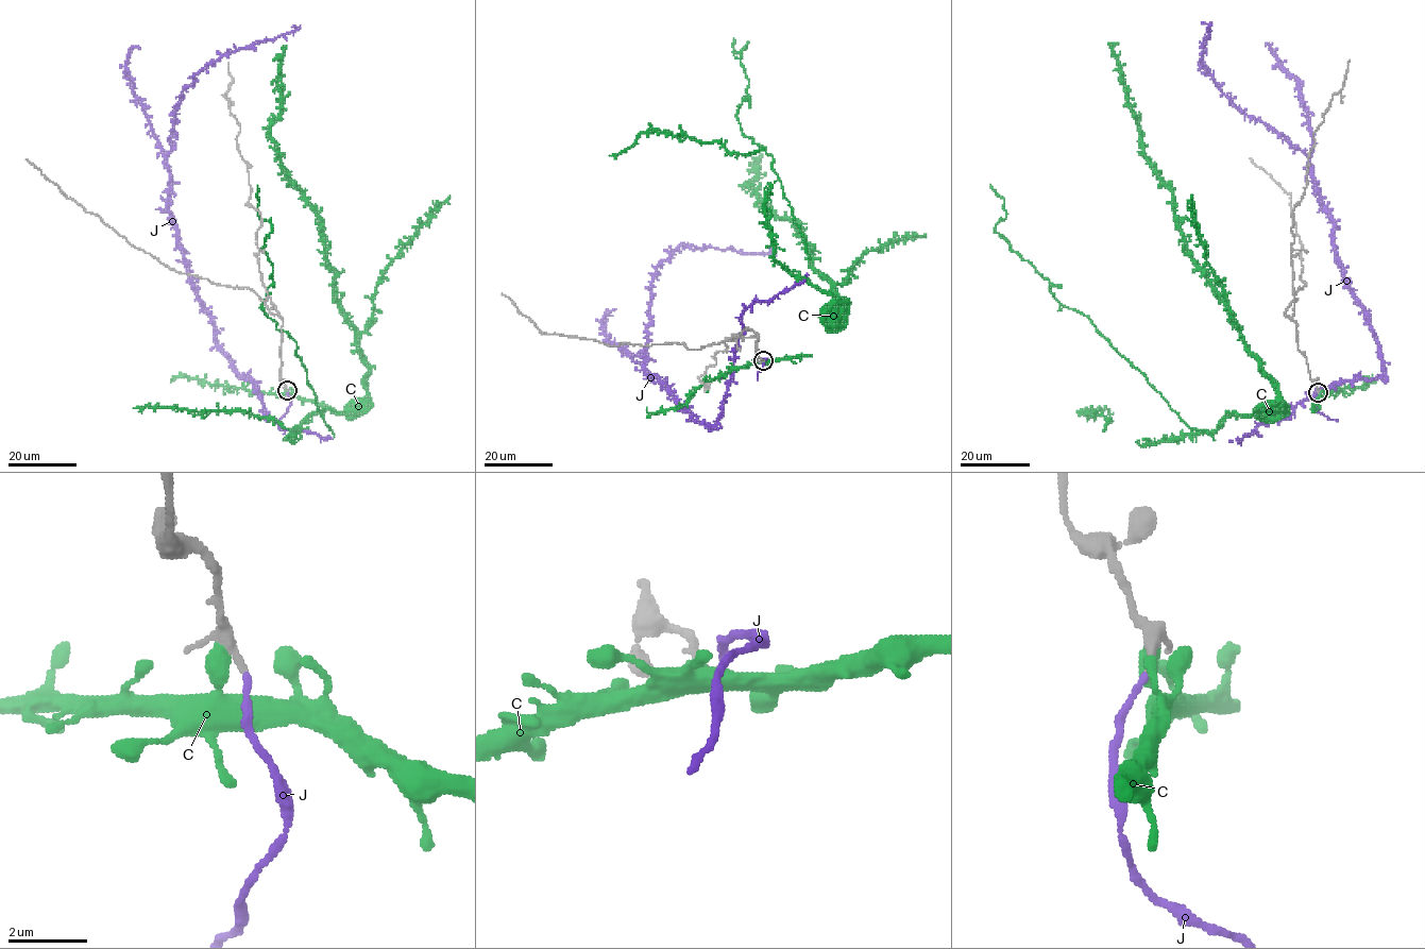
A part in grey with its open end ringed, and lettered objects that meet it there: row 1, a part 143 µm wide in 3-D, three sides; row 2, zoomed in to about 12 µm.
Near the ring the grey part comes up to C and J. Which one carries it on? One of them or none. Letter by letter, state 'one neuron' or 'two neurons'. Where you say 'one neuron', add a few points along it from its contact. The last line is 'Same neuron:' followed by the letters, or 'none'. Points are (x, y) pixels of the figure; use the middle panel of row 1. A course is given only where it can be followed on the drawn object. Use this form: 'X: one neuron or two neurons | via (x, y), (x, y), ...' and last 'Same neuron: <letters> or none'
C: two neurons
J: one neuron
Same neuron: J

